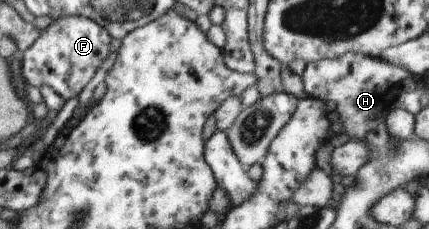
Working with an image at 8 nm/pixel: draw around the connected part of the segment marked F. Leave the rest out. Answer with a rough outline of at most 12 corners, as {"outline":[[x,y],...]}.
{"outline":[[84,16],[60,17],[23,51],[27,85],[78,97],[112,37]]}

